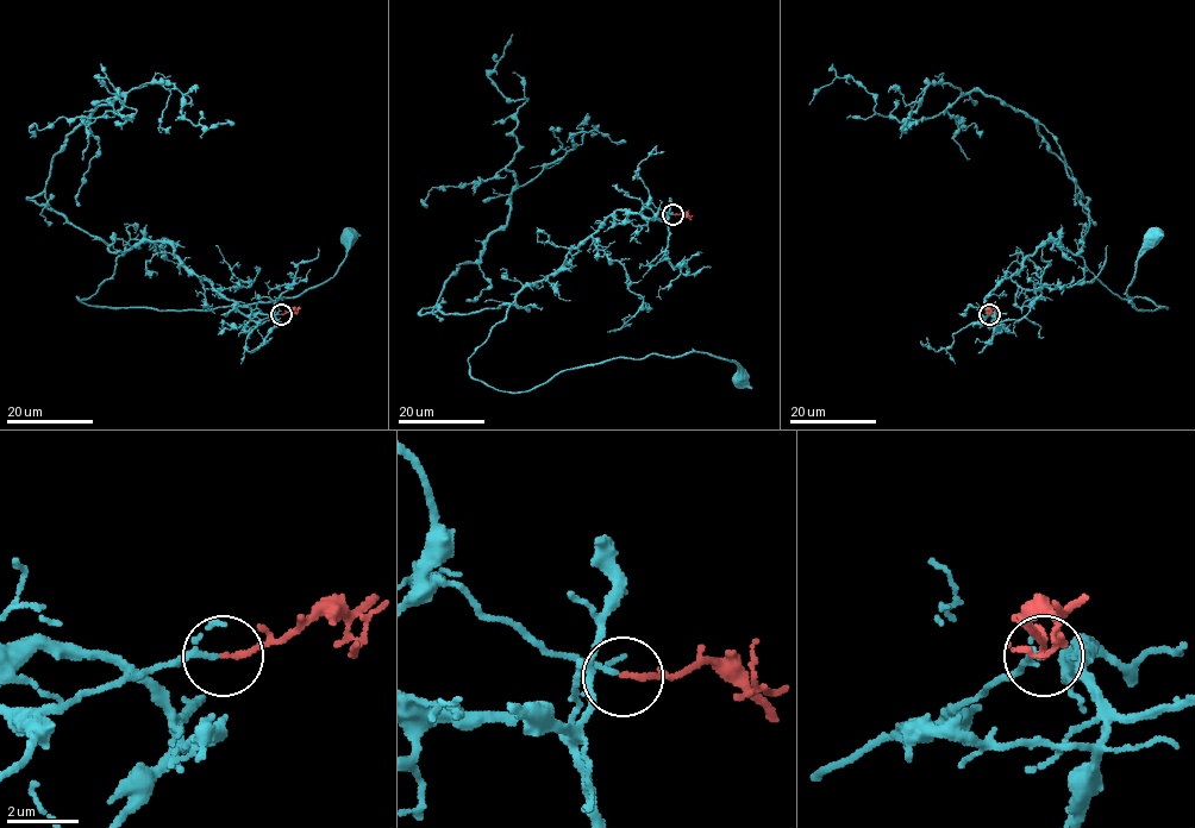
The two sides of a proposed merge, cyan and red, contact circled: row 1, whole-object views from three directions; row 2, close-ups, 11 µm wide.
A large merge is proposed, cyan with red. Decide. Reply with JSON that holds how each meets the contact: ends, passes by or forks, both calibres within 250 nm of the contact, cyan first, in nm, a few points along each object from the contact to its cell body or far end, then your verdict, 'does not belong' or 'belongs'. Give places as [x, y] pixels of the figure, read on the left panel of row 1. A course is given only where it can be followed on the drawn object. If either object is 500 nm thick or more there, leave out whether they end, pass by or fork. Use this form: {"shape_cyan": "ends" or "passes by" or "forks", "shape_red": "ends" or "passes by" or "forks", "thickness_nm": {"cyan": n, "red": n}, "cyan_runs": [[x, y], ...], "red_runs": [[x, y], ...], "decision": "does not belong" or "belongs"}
{"shape_cyan": "passes by", "shape_red": "ends", "thickness_nm": {"cyan": 120, "red": 160}, "cyan_runs": [[280, 314], [251, 321], [151, 240], [76, 298], [160, 311], [287, 299], [329, 280], [351, 237]], "red_runs": [[281, 314], [296, 312]], "decision": "belongs"}

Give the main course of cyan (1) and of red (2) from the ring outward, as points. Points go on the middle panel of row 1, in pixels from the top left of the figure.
1: (671, 214), (614, 211), (523, 289), (469, 374), (525, 391), (617, 358), (699, 351), (743, 378)
2: (673, 214), (687, 215), (688, 211)

